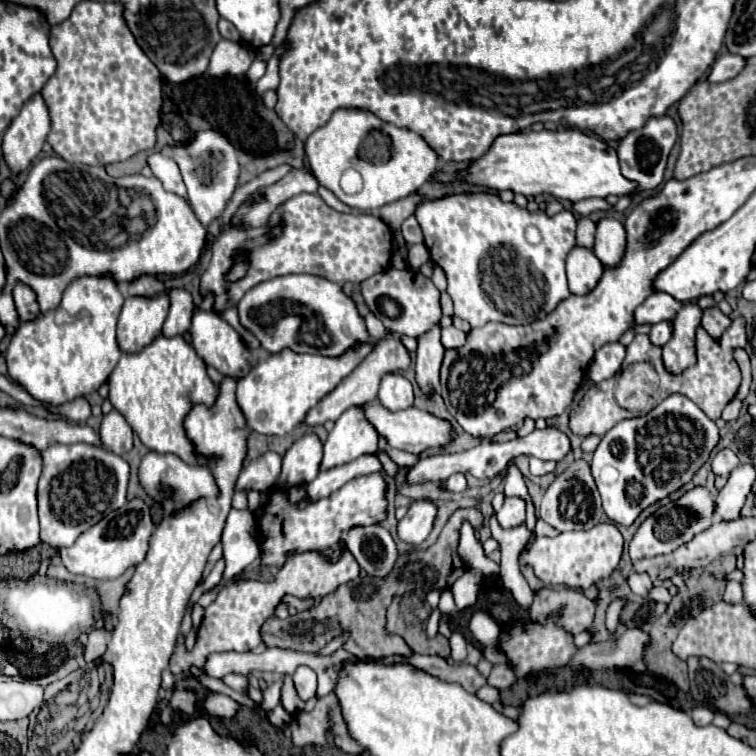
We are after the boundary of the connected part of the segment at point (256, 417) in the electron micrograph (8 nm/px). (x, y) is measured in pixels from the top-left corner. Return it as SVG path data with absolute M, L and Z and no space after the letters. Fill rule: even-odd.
M356 343L340 357L324 357L312 353L294 353L284 349L280 353L260 359L242 379L238 379L238 403L248 419L248 427L264 435L286 435L302 423L308 409L322 397L334 391L374 349L372 343Z

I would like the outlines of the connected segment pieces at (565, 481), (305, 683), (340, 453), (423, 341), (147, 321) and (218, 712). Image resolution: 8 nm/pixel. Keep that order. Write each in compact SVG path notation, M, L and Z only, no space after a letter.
M576 459L570 465L564 467L564 471L554 479L554 483L546 489L542 505L540 505L540 517L552 525L558 531L578 531L578 529L592 529L602 521L602 501L600 493L596 489L590 463L586 459Z
M306 665L298 667L294 671L294 675L292 675L292 681L294 681L298 697L302 701L308 701L308 699L312 699L316 695L316 671L314 669L310 669Z
M350 407L340 415L324 443L324 457L320 469L326 471L332 467L340 467L376 451L376 429L364 419L364 415L360 415L360 407Z
M440 325L418 337L418 359L416 359L416 381L422 391L430 393L440 383L440 365L444 359L444 345L440 339Z
M170 289L152 297L126 297L118 319L118 343L122 351L140 351L162 331L170 311Z
M222 693L208 695L204 707L212 717L234 717L236 711L240 709L240 705L236 701L232 701L230 697L226 697Z

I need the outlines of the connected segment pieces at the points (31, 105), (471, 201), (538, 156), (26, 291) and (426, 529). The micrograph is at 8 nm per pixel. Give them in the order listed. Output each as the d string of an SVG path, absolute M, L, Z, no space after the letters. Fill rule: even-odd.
M40 95L28 99L20 115L6 129L2 141L4 159L14 173L24 171L42 151L42 145L50 133L50 125L50 111L44 99Z
M460 193L422 203L416 211L416 219L432 261L442 267L448 277L448 295L454 301L454 315L468 321L470 327L484 327L490 321L526 325L548 315L570 295L566 255L576 245L576 217L572 211L560 211L550 217L546 211L532 213L514 201L506 203L498 193Z
M544 129L538 133L530 131L502 135L486 155L474 161L474 165L468 169L468 177L472 183L486 185L494 191L512 189L514 193L522 193L526 197L550 193L552 197L570 199L574 203L590 197L624 197L638 187L636 181L622 175L614 147L604 139L588 135L580 129Z
M18 283L16 285L16 291L14 291L14 299L16 299L16 307L20 311L20 319L30 321L30 319L36 319L38 317L36 299L34 299L30 287L24 287L22 283Z
M414 501L408 515L398 523L398 537L406 543L420 545L432 531L438 507L432 501Z

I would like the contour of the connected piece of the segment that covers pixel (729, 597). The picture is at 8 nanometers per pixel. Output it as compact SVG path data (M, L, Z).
M728 581L728 587L724 591L724 601L728 603L740 603L744 599L744 589L740 581Z

